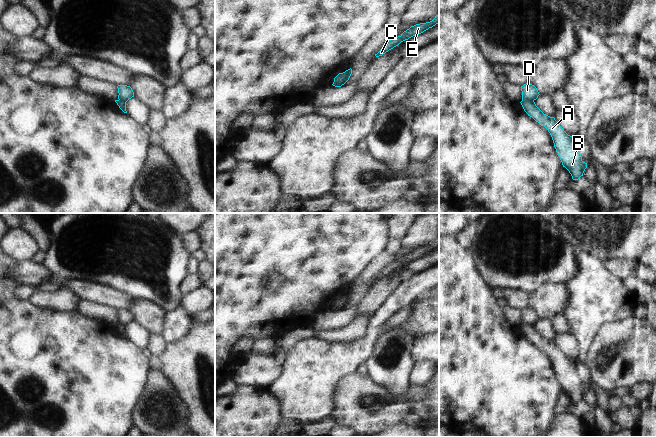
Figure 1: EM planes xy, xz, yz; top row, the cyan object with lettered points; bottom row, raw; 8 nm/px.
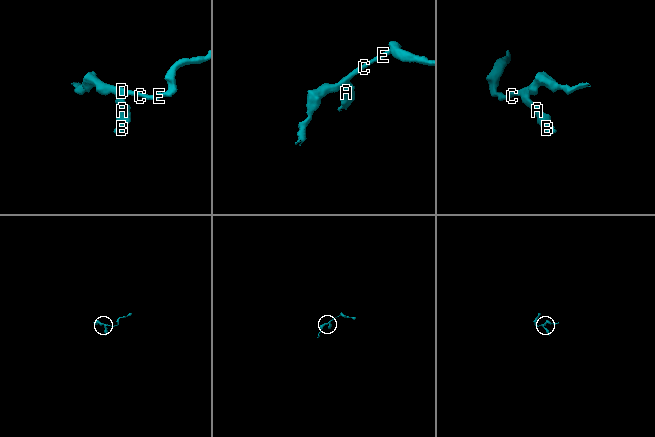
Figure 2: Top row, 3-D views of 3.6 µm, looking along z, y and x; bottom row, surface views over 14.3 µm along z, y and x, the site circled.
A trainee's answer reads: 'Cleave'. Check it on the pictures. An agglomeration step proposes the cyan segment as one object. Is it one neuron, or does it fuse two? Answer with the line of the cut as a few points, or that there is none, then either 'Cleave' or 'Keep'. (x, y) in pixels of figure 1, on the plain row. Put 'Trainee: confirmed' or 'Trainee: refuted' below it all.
Split along yz (533, 323), (524, 323), (522, 325). Cleave.
Trainee: confirmed

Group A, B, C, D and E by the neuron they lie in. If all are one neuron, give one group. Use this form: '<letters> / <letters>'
A B / C D E

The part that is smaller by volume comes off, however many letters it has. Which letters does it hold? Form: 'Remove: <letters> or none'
Remove: A, B

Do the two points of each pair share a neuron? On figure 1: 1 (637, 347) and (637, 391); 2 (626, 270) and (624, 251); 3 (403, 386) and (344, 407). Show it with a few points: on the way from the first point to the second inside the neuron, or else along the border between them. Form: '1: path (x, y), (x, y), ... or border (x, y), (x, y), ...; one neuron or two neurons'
1: border (645, 382), (628, 386); two neurons
2: border (638, 259), (609, 259), (604, 262); two neurons
3: border (372, 378), (387, 386), (400, 400), (410, 403); two neurons

